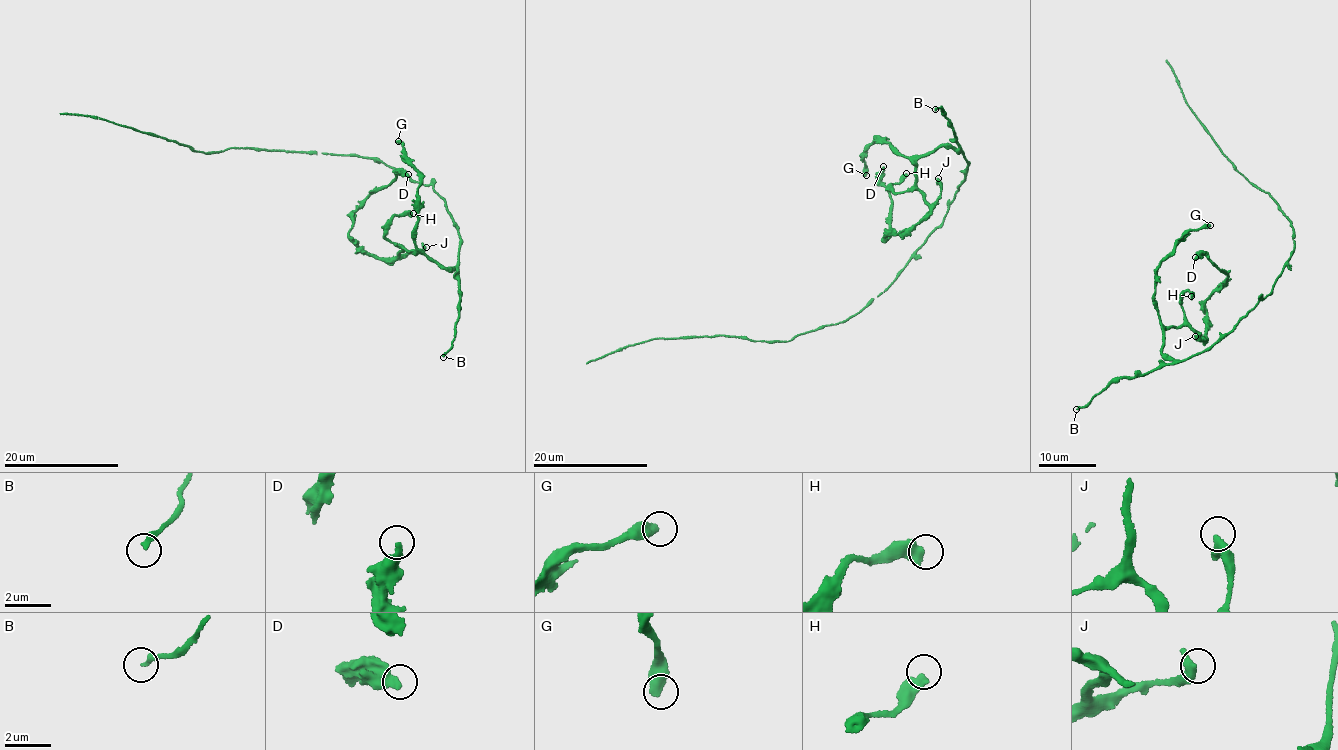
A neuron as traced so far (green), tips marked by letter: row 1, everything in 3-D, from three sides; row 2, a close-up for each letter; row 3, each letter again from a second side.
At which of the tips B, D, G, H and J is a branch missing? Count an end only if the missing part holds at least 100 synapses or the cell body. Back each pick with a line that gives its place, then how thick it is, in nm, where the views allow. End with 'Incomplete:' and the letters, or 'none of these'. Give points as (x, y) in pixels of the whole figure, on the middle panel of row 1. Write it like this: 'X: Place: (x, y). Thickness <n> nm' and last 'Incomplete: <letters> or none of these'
Incomplete: none of these

